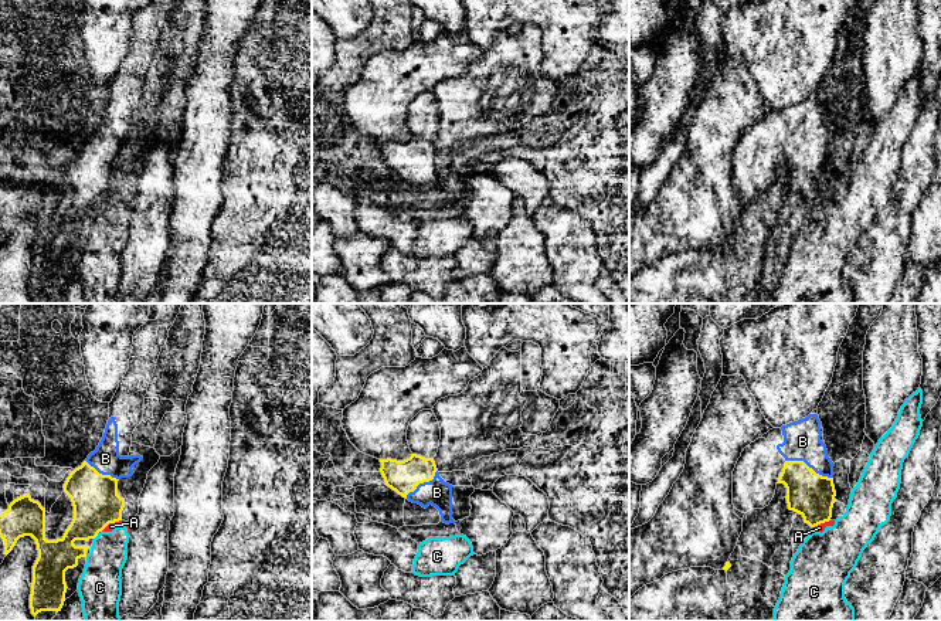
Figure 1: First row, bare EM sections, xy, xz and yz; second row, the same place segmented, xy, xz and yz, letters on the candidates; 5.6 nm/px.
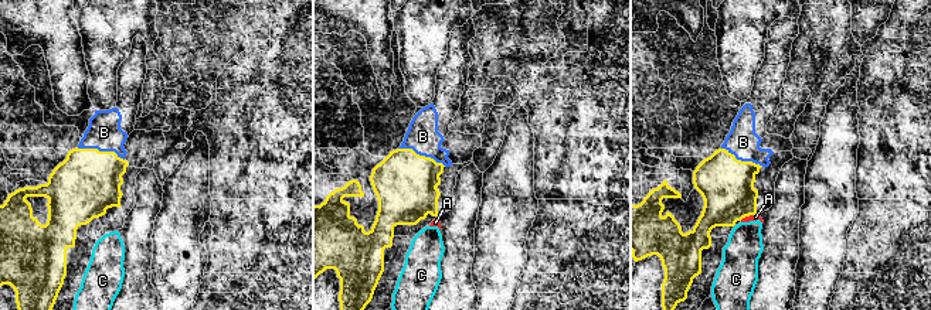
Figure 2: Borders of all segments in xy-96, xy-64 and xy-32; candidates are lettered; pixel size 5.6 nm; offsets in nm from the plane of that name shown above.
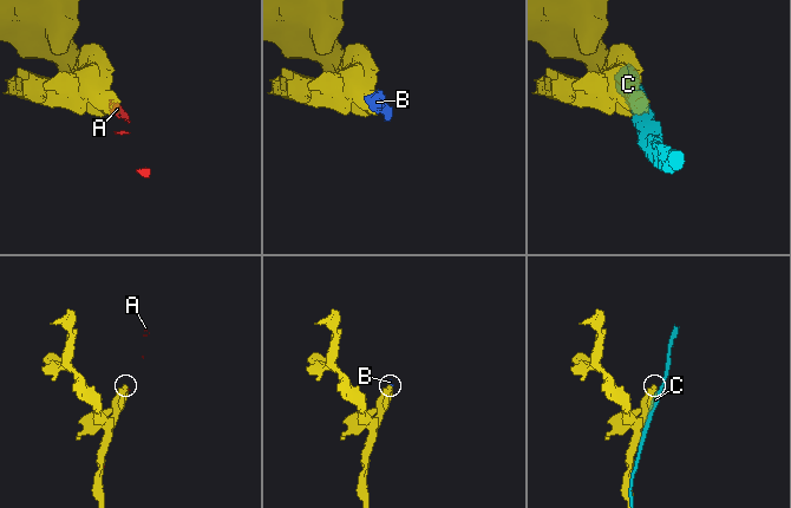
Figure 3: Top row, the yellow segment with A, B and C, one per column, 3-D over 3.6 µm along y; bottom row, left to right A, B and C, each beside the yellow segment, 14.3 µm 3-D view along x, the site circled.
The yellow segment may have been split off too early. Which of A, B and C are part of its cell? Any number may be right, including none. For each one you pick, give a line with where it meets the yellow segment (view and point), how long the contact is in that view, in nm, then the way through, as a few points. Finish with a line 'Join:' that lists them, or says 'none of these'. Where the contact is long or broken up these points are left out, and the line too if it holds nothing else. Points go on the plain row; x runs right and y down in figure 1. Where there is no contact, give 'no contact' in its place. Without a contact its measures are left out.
B: contact yz (808, 149); length 280 nm
Join: B

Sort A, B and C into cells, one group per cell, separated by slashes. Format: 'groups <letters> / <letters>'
groups A C / B

